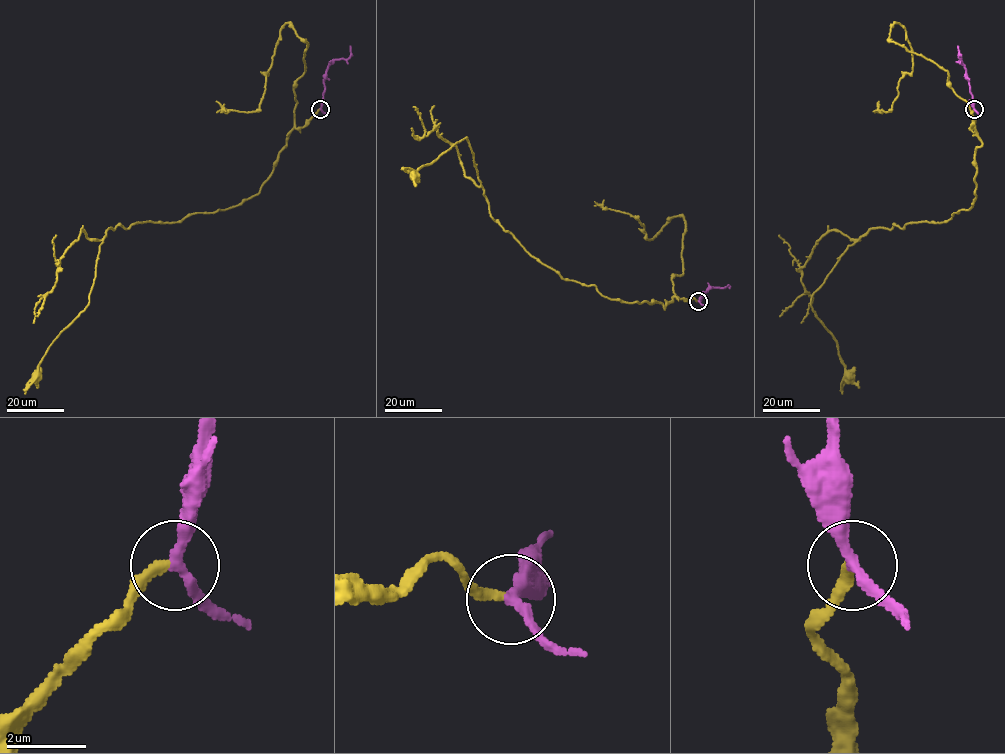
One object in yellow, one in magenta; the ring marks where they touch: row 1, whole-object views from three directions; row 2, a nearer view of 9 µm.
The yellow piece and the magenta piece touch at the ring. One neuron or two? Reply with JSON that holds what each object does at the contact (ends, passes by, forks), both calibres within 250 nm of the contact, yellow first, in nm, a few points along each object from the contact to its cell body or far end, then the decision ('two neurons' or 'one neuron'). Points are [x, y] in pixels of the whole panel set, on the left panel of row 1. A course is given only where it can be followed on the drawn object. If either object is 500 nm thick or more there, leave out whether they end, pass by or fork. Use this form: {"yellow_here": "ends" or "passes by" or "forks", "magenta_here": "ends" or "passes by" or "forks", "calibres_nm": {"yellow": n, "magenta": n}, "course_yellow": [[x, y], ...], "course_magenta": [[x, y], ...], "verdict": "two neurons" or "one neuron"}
{"yellow_here": "ends", "magenta_here": "passes by", "calibres_nm": {"yellow": 240, "magenta": 260}, "course_yellow": [[320, 109], [290, 133], [260, 192], [238, 205], [176, 222], [109, 228], [89, 303], [51, 344], [36, 377]], "course_magenta": [[320, 109], [327, 68], [335, 60], [348, 59], [350, 46]], "verdict": "one neuron"}

